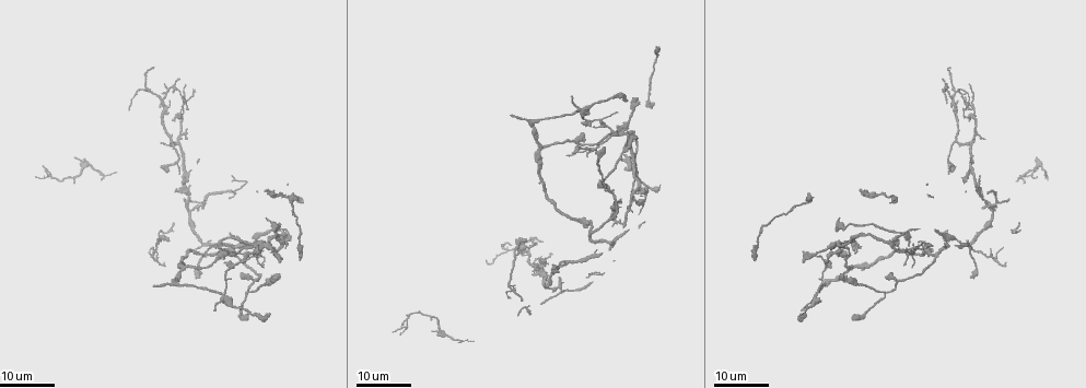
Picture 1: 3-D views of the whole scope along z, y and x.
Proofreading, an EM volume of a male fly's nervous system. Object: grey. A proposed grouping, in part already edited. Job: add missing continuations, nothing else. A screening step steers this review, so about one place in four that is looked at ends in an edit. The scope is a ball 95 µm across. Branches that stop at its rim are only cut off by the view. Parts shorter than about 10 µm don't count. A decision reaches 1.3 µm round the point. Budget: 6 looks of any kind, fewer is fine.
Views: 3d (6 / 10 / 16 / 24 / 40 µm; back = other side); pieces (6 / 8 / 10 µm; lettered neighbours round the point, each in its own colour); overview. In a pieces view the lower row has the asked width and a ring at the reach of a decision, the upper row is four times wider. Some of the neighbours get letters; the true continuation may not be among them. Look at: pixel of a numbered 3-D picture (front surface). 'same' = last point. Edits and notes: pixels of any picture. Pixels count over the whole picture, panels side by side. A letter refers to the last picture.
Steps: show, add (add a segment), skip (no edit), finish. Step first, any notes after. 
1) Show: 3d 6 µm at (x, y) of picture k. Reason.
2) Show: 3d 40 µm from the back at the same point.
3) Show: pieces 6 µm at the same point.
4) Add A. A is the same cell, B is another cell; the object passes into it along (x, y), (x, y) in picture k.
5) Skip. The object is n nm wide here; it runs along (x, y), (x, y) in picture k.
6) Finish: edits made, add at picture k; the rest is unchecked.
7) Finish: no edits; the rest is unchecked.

Show: 3d 24 µm at (983, 137) of picture 1. Branch stops here.

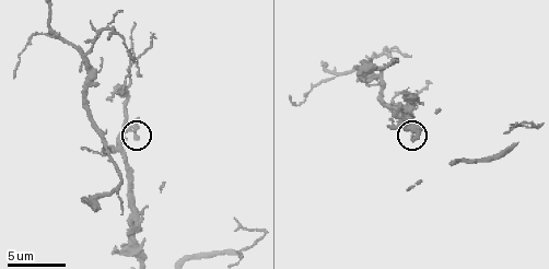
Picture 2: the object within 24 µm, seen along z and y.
Show: pieces 8 µm at (138, 139) of picture 2. What lies round it.

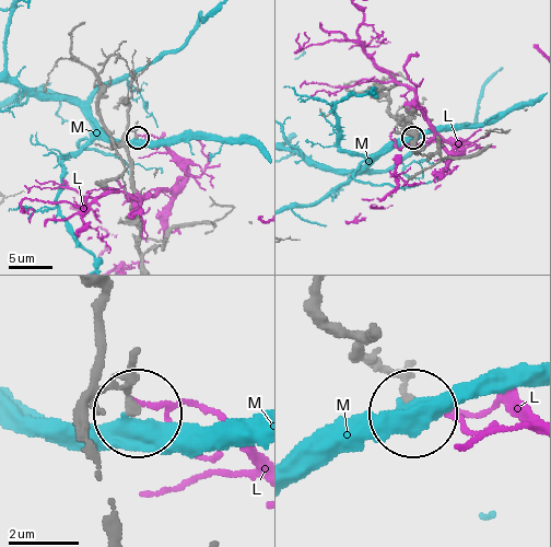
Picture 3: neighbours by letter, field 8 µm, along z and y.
Skip. L and M are other cells; it runs along (139, 245), (130, 158), (124, 138), (130, 131), (137, 138) in picture 3; no lettered segment goes on from it.

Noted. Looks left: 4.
Show: pieces 10 µm at (437, 108) of picture 2. An open end.

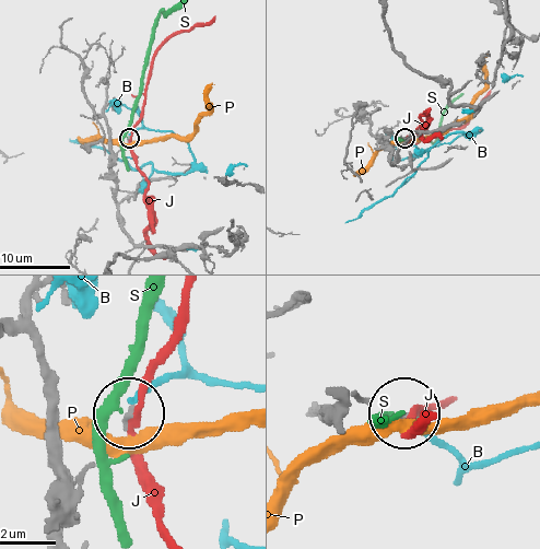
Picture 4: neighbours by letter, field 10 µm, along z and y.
Skip. B, J, P and S are other cells; none of them fits.

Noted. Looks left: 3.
Show: 3d 16 µm at (154, 284) of picture 1.

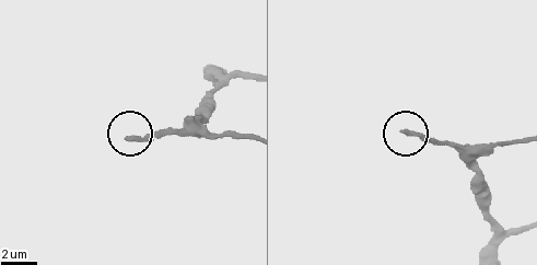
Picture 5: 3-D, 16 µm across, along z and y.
Show: pieces 6 µm at (126, 137) of picture 5. See the neighbours.

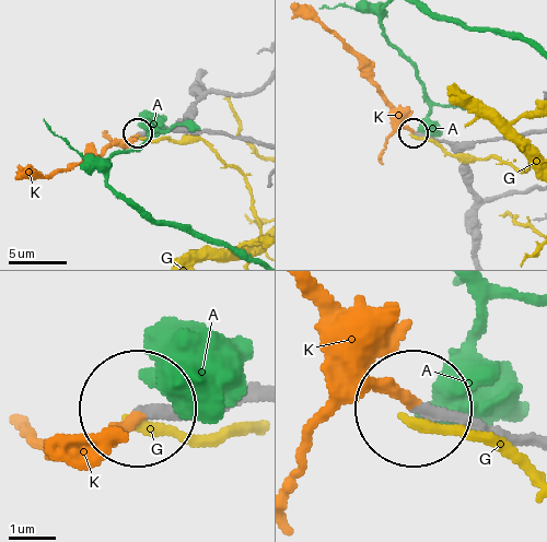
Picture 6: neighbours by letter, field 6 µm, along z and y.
Add K. K is the same cell, A and G are other cells; the object passes into it along (443, 142), (415, 134), (368, 69), (323, 25), (300, 13) in picture 6; the cell continues.

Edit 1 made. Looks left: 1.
Finish: edits made, add at picture 6; the rest is unchecked.

